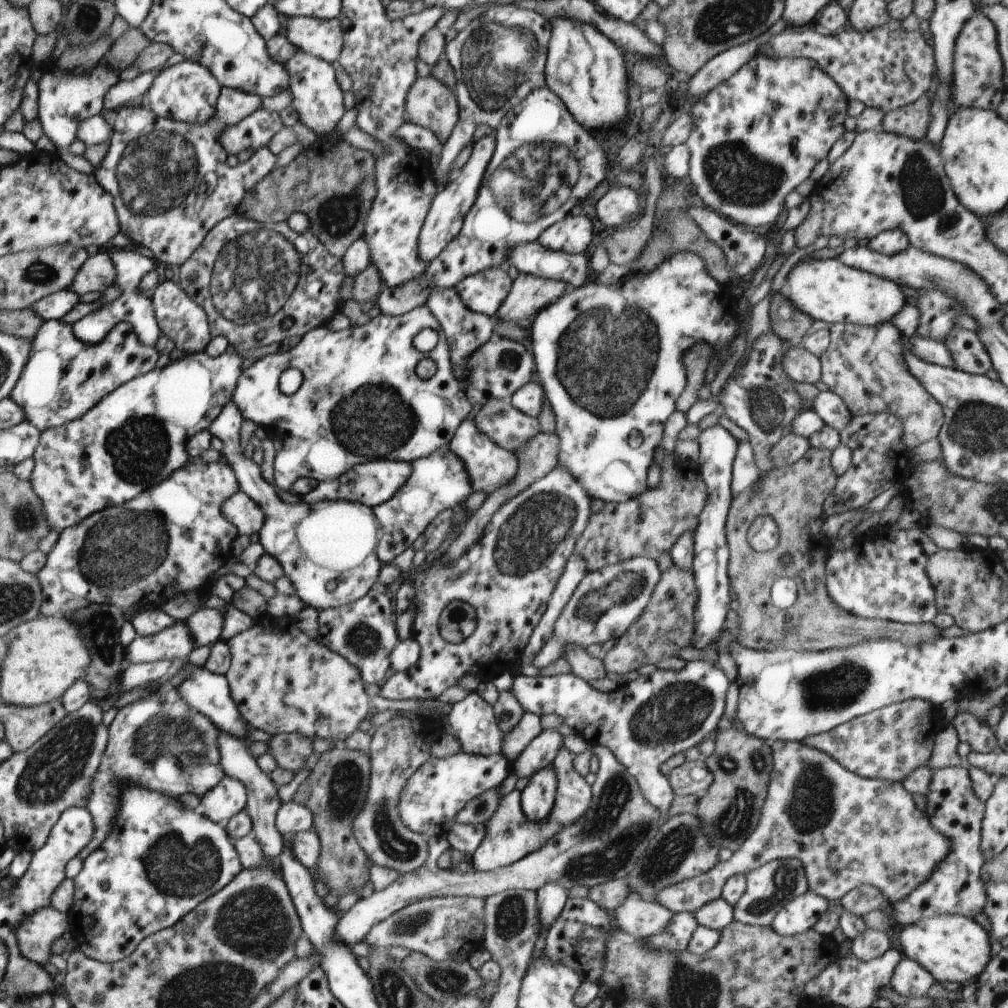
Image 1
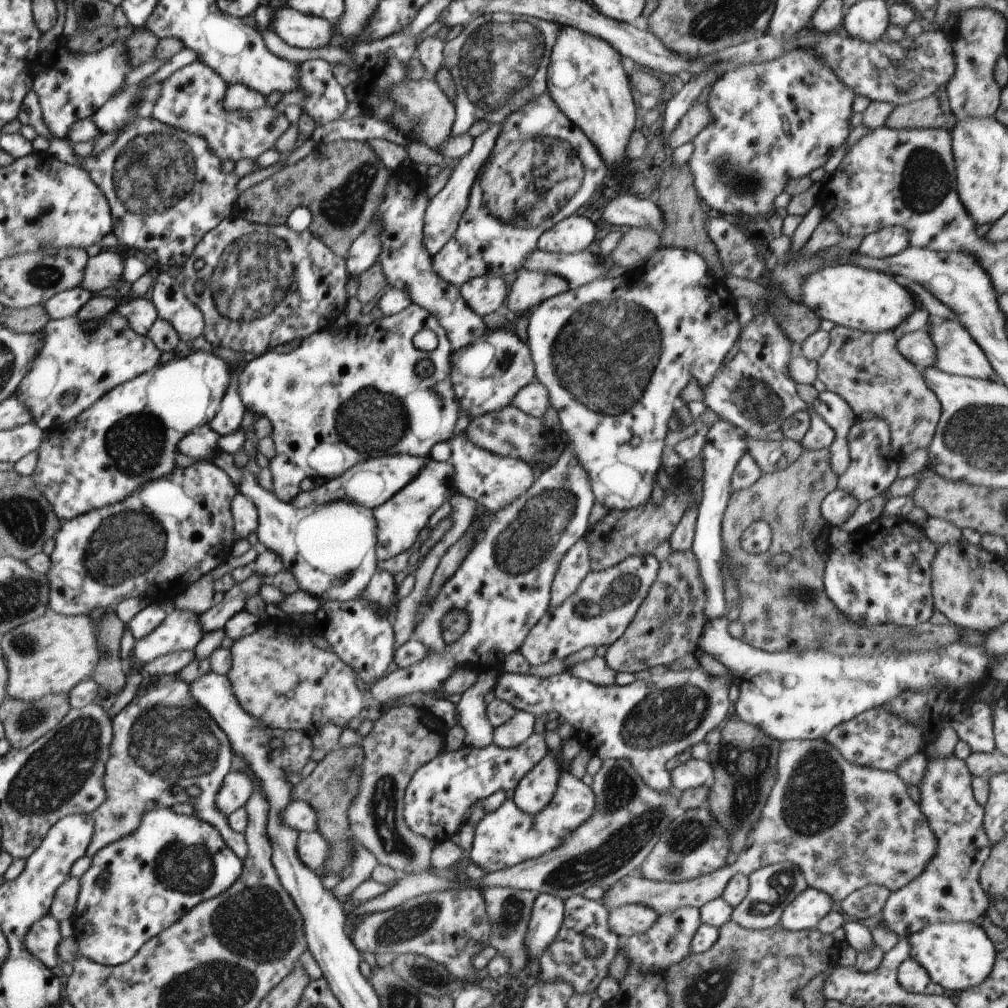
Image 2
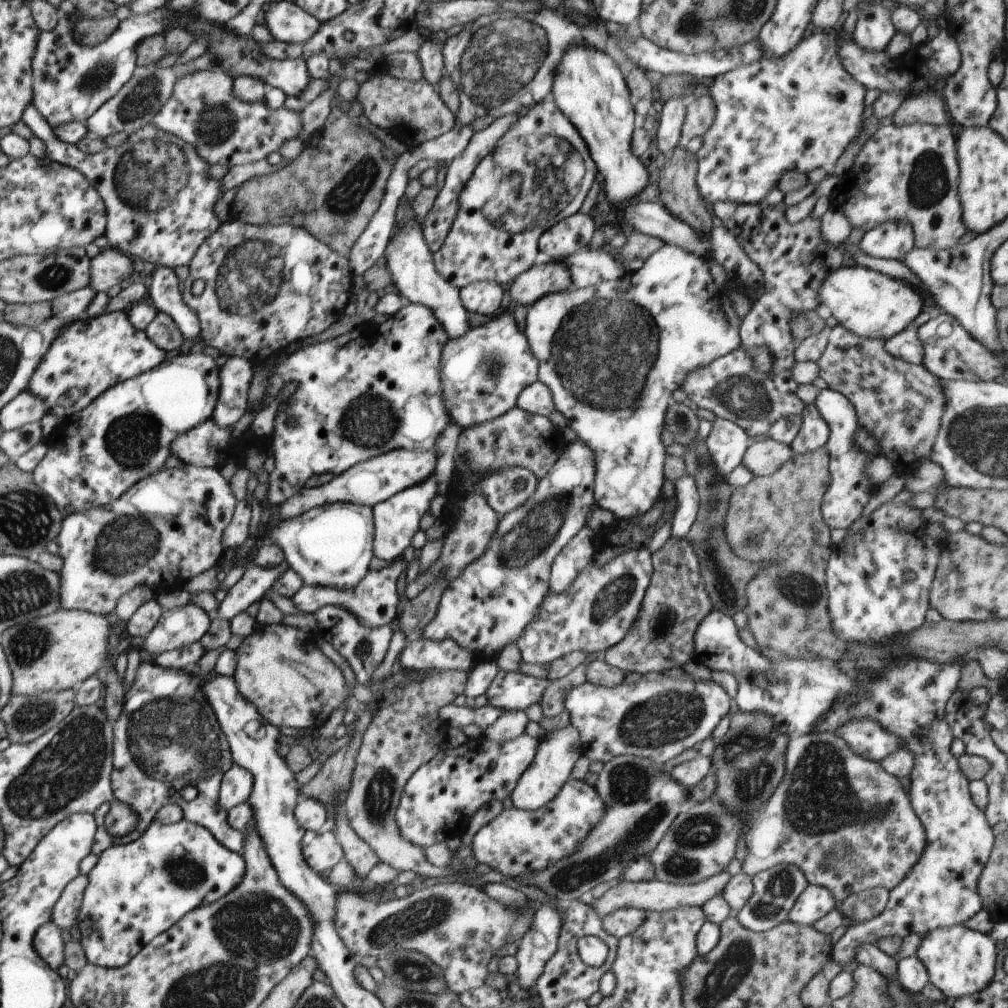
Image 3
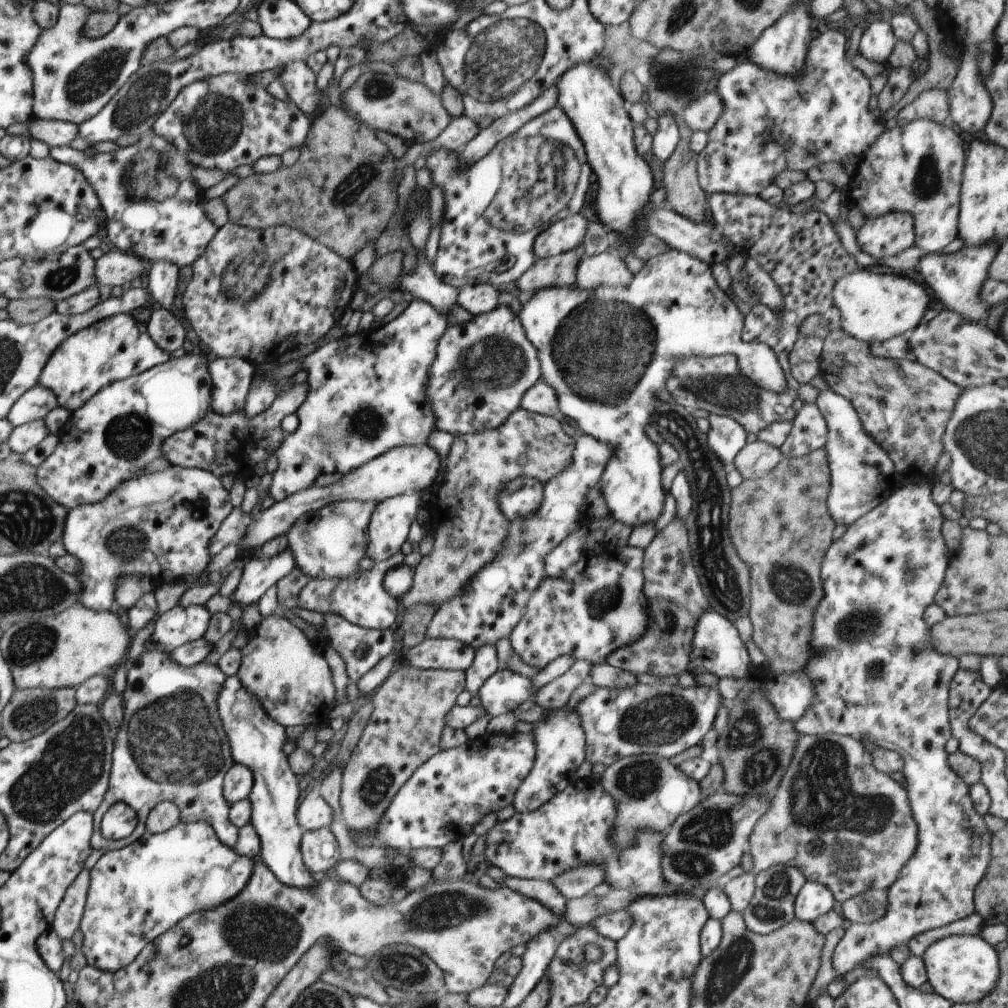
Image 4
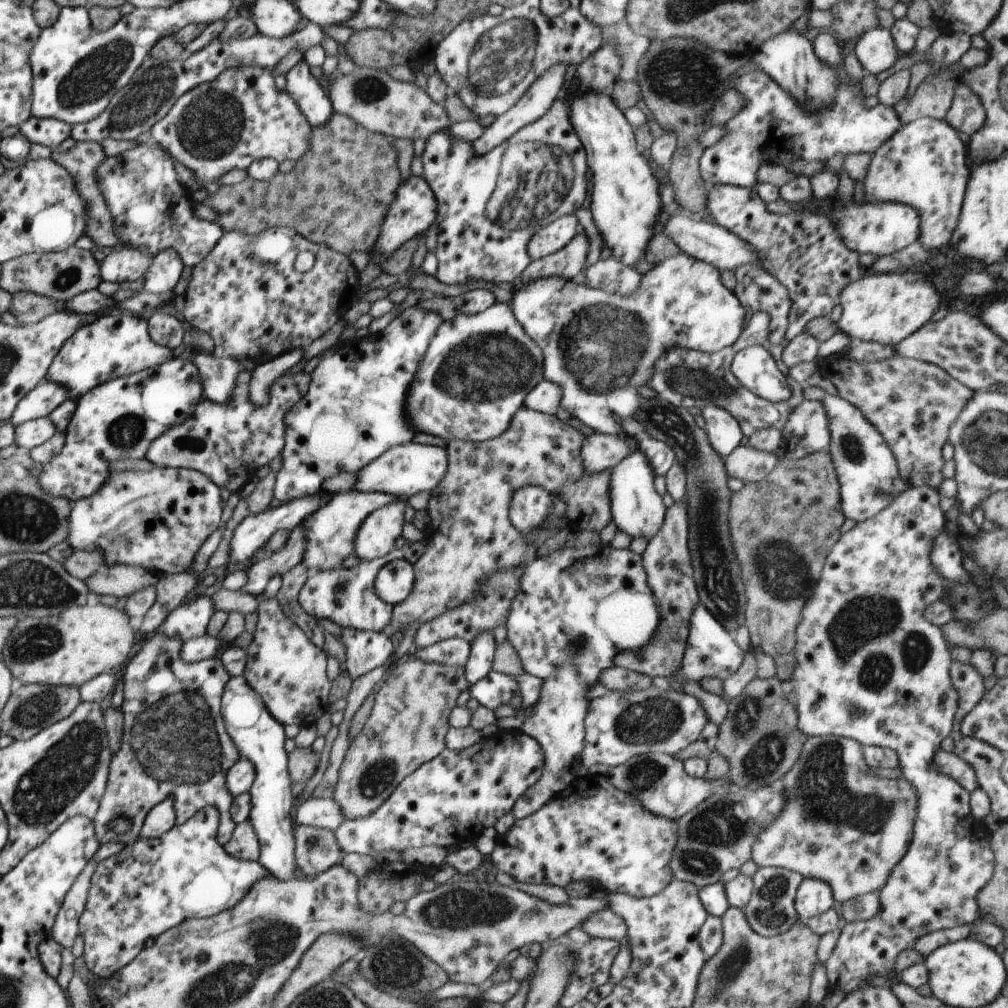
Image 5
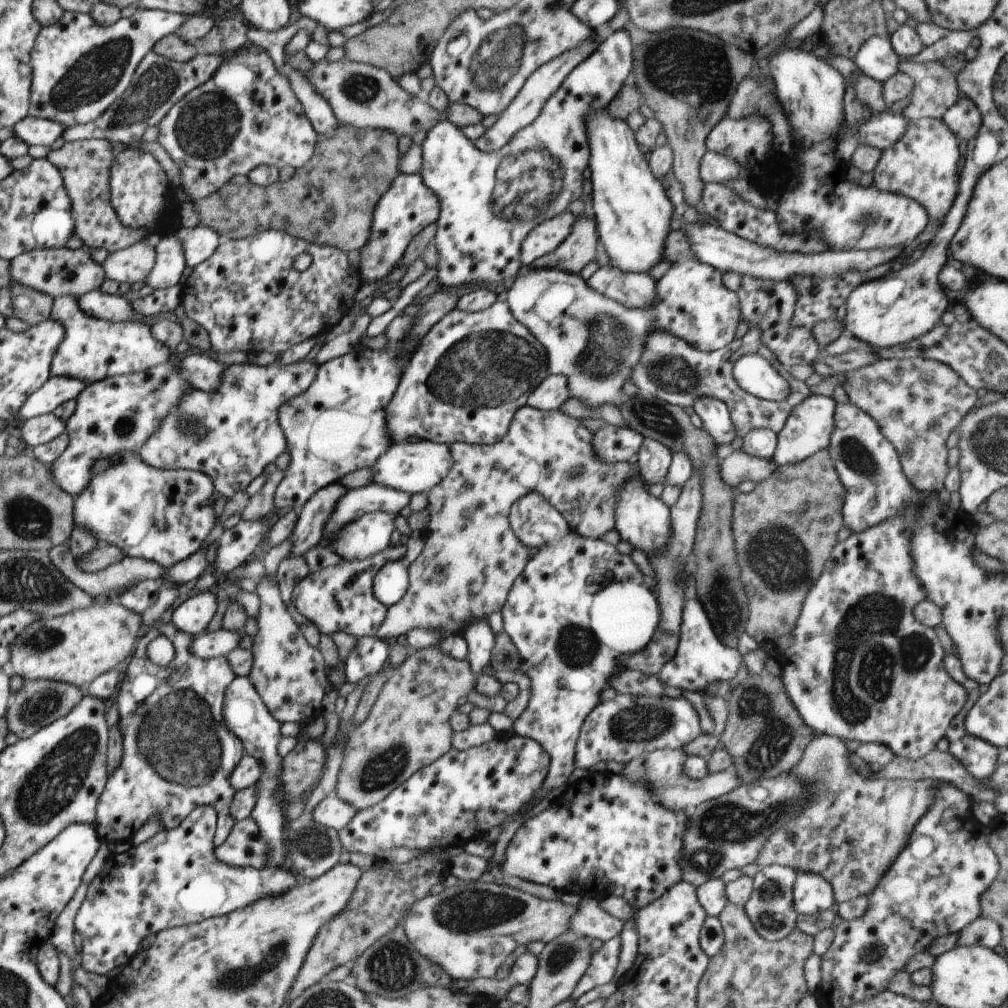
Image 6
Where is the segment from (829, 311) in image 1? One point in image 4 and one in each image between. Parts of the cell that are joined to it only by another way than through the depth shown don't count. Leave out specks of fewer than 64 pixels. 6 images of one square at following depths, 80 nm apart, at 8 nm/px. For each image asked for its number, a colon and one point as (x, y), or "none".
2: (851, 296)
3: (873, 305)
4: (875, 305)

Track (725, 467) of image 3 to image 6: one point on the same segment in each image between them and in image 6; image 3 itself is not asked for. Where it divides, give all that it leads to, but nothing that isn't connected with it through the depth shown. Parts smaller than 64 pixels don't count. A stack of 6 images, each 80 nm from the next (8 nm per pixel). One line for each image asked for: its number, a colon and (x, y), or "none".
4: (726, 437)
5: (724, 432)
6: (716, 418)

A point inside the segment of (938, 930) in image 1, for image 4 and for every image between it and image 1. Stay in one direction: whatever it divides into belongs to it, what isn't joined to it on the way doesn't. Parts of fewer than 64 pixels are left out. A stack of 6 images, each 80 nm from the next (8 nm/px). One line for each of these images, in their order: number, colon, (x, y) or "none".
2: (957, 956)
3: (959, 961)
4: (964, 969)

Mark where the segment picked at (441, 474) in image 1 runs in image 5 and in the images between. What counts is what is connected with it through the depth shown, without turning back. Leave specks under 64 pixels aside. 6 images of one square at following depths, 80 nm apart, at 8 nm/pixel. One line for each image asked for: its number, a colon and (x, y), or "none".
2: (400, 520)
3: (396, 520)
4: (389, 525)
5: (376, 536)

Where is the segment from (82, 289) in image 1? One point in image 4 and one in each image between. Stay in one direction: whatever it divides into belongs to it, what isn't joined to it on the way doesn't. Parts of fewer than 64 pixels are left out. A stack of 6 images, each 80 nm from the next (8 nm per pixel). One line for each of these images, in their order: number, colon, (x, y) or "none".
2: (104, 271)
3: (110, 268)
4: (116, 267)

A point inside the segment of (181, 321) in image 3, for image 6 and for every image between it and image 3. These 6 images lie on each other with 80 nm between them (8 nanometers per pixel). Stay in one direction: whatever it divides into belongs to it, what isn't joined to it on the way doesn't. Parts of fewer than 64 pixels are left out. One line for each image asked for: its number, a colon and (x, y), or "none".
4: (163, 275)
5: (165, 270)
6: (170, 255)

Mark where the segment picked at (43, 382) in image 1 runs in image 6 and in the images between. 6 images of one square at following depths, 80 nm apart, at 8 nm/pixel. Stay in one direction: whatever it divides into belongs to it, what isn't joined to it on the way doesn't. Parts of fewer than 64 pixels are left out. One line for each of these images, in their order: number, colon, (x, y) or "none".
2: (76, 368)
3: (90, 355)
4: (117, 347)
5: (115, 345)
6: (93, 349)

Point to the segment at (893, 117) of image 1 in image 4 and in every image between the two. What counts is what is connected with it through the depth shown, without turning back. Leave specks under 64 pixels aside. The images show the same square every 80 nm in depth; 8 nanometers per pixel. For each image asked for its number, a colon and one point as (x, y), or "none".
2: (925, 114)
3: (928, 107)
4: (932, 104)

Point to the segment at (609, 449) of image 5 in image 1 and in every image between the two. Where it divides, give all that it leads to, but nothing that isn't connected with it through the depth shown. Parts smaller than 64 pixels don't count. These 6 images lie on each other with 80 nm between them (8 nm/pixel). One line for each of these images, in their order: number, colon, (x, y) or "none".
1: (475, 616)
2: (482, 614)
3: (486, 608)
4: (490, 605)

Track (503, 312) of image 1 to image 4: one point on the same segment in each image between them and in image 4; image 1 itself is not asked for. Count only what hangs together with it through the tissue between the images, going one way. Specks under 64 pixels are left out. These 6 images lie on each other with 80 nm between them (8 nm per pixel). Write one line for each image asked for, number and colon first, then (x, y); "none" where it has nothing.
2: (528, 289)
3: (547, 276)
4: (561, 270)

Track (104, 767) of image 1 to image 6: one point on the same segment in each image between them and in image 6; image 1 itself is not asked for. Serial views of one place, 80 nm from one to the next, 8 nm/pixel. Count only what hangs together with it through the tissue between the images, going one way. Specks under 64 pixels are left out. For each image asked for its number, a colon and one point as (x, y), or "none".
2: (163, 743)
3: (191, 749)
4: (171, 746)
5: (174, 746)
6: (178, 754)

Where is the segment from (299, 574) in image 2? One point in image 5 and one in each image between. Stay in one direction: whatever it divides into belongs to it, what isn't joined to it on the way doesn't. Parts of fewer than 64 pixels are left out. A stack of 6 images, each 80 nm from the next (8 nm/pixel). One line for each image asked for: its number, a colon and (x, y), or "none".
3: (332, 545)
4: (329, 542)
5: (331, 530)

